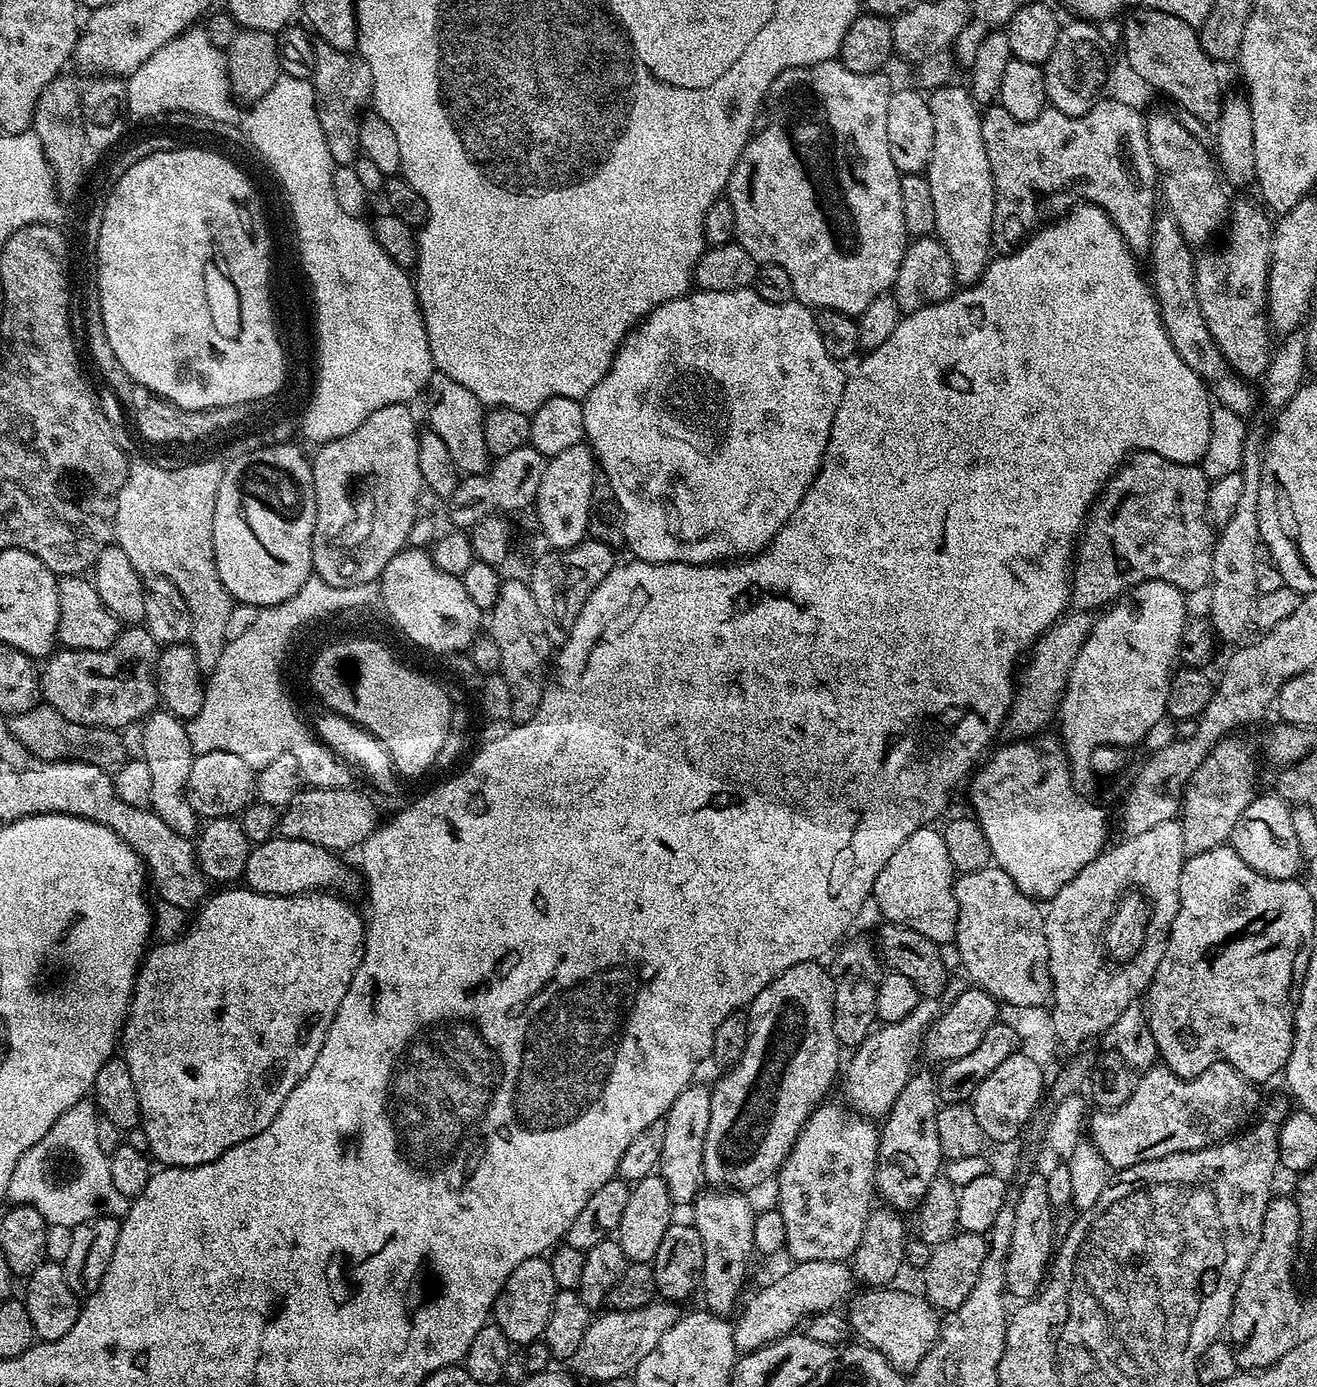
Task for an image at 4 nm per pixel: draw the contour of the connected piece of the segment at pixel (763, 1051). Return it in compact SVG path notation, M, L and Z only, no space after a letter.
M811 960L798 966L790 966L746 1009L748 1017L748 1041L746 1050L735 1066L711 1089L710 1130L706 1130L706 1142L702 1150L704 1180L720 1190L749 1190L763 1180L777 1175L785 1158L790 1154L798 1134L812 1117L812 1111L825 1103L832 1083L837 1083L842 1068L842 1045L835 1036L832 1025L833 979L823 963Z

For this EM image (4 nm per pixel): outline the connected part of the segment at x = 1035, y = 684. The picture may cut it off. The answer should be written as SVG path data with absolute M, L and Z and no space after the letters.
M1068 610L1059 620L1052 623L1042 635L1036 639L1026 656L1026 663L1018 676L1018 691L1015 693L1011 709L1006 717L1007 727L1012 727L1012 736L1027 738L1035 736L1048 723L1053 723L1057 715L1060 701L1064 699L1064 690L1068 686L1068 675L1072 672L1072 663L1076 660L1078 650L1086 642L1090 634L1094 616L1088 610Z

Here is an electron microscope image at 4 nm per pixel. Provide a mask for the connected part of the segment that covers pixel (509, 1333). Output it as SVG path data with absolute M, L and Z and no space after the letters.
M544 1256L523 1260L514 1274L510 1274L503 1292L498 1294L494 1305L494 1323L514 1346L523 1346L541 1339L546 1330L546 1322L550 1322L550 1310L554 1310L557 1291L554 1270Z

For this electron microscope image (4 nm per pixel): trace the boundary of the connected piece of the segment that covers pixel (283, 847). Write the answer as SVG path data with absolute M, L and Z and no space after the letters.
M277 834L249 851L242 880L253 892L268 892L272 896L298 896L313 890L344 890L340 888L351 882L352 872L336 856L339 855L333 849Z

